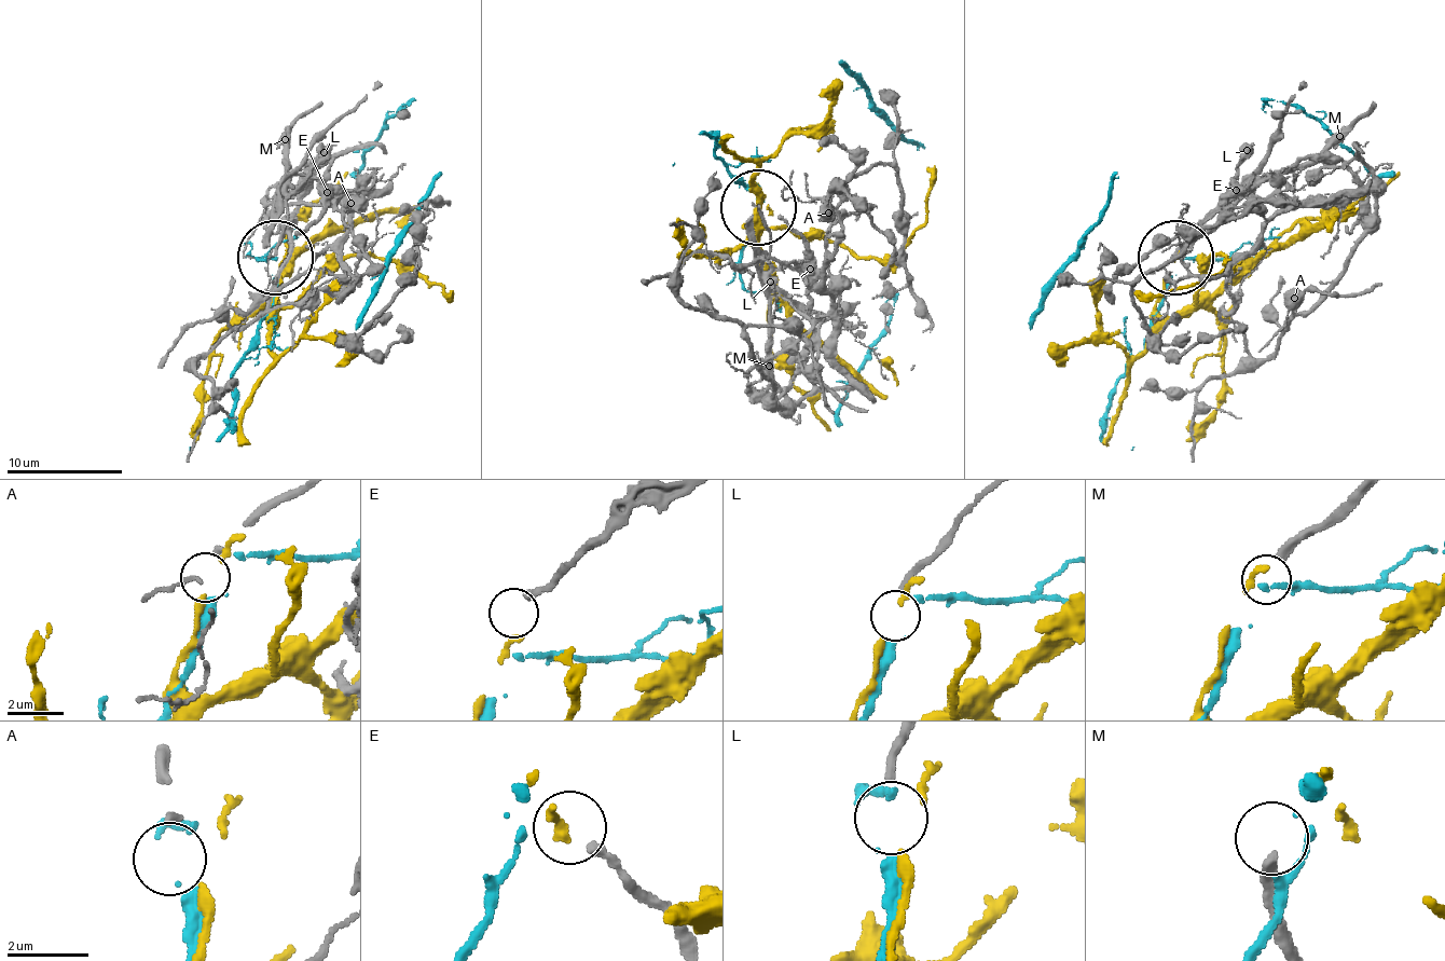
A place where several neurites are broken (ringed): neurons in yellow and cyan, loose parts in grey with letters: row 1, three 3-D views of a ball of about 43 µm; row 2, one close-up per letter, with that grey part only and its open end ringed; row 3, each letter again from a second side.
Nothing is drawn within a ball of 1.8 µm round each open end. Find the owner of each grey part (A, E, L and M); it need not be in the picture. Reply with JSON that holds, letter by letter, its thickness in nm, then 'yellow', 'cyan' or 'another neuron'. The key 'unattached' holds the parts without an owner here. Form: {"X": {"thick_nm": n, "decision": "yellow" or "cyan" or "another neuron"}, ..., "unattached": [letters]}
{"A": {"thick_nm": 120, "decision": "another neuron"}, "E": {"thick_nm": 240, "decision": "yellow"}, "L": {"thick_nm": 200, "decision": "another neuron"}, "M": {"thick_nm": 300, "decision": "another neuron"}, "unattached": ["A", "L", "M"]}

